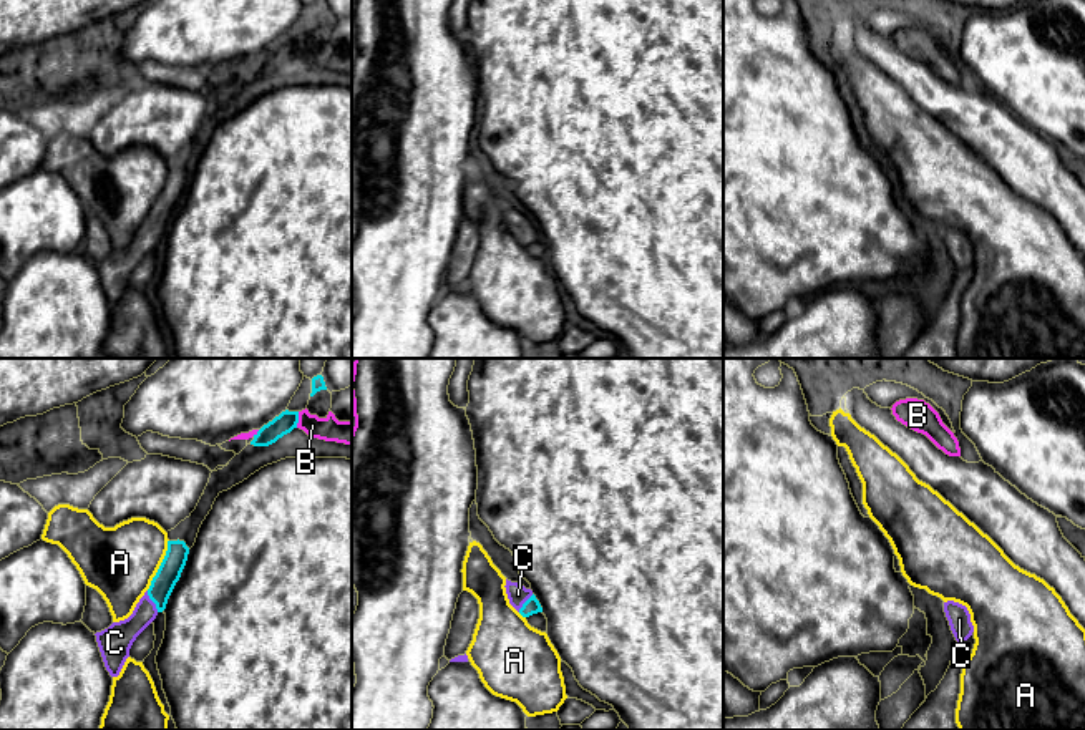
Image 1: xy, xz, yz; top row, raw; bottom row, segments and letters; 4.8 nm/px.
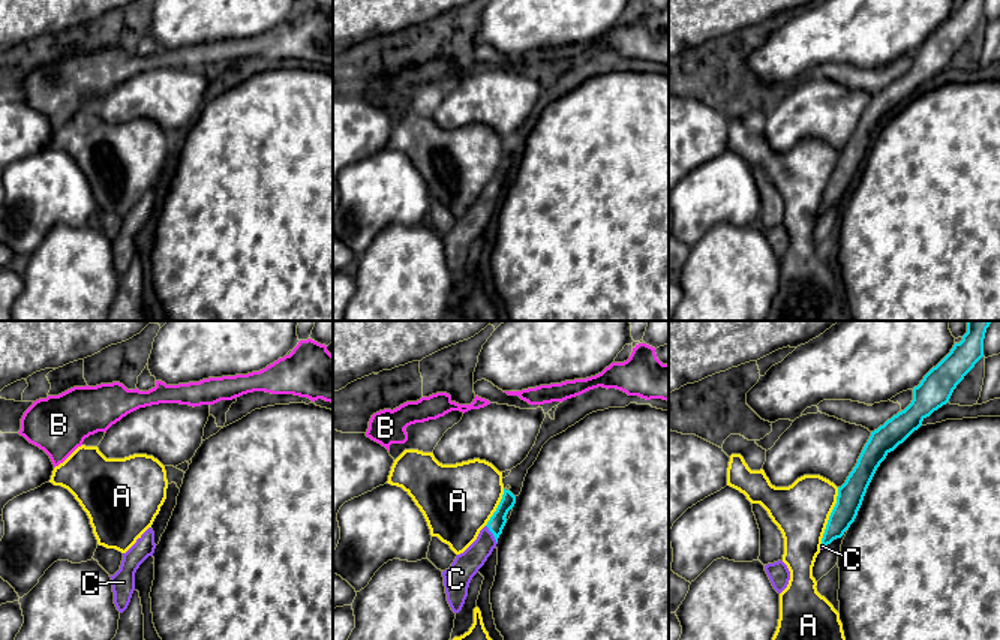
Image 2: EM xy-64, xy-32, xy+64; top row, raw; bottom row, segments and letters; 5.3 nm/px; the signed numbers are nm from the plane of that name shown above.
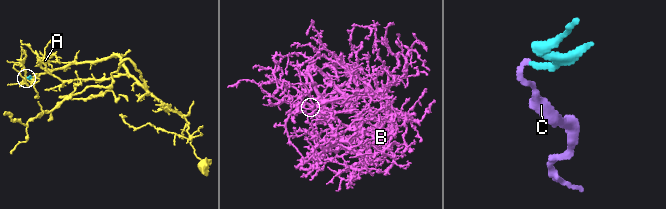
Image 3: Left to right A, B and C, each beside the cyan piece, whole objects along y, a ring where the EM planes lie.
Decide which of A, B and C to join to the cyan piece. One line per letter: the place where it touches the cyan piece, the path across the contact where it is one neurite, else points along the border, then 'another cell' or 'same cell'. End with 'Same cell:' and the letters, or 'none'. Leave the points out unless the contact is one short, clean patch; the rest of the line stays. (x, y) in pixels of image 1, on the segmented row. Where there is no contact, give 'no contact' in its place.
A: meets cyan in xy at (161, 564); border along xy (168, 540), (165, 558), (146, 589); another cell
B: meets cyan in xy at (297, 420); border along xy (299, 412), (296, 427); another cell
C: meets cyan in xy at (151, 599); runs through xy (170, 571), (151, 599), (148, 608), (118, 637); same cell
Same cell: C

